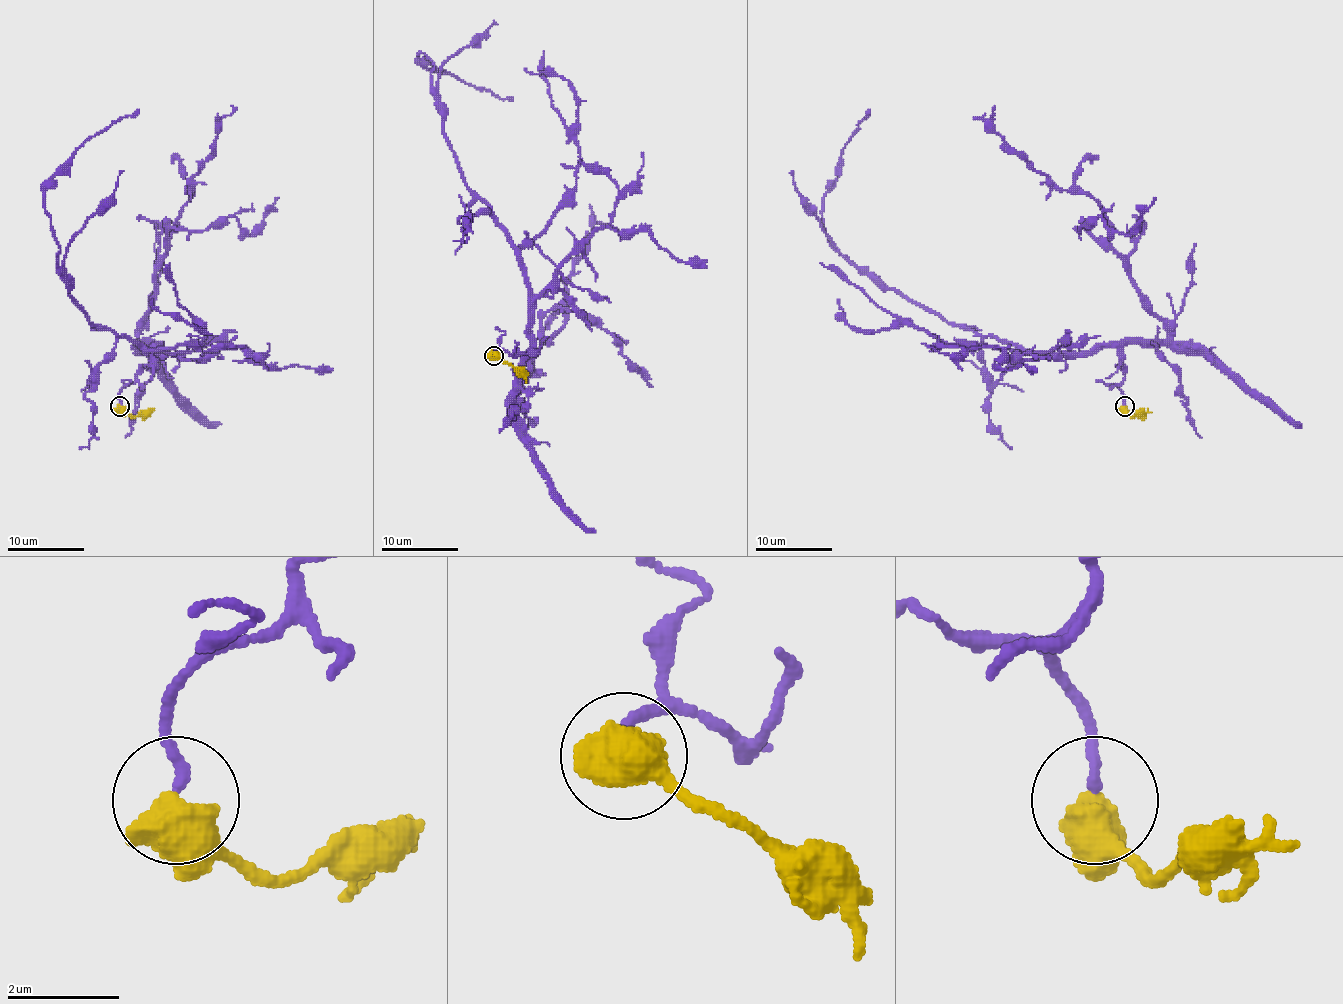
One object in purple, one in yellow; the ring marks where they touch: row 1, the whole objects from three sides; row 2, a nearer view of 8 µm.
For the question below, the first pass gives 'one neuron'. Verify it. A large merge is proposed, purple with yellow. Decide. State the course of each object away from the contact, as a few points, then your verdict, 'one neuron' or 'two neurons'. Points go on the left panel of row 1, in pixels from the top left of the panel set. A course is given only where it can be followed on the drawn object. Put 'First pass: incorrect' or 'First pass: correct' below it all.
course purple (119, 405), (119, 391), (158, 347), (154, 353), (94, 326), (70, 297), (45, 184), (87, 140), (139, 109); course yellow (119, 406), (135, 416), (152, 412); one neuron
First pass: correct

